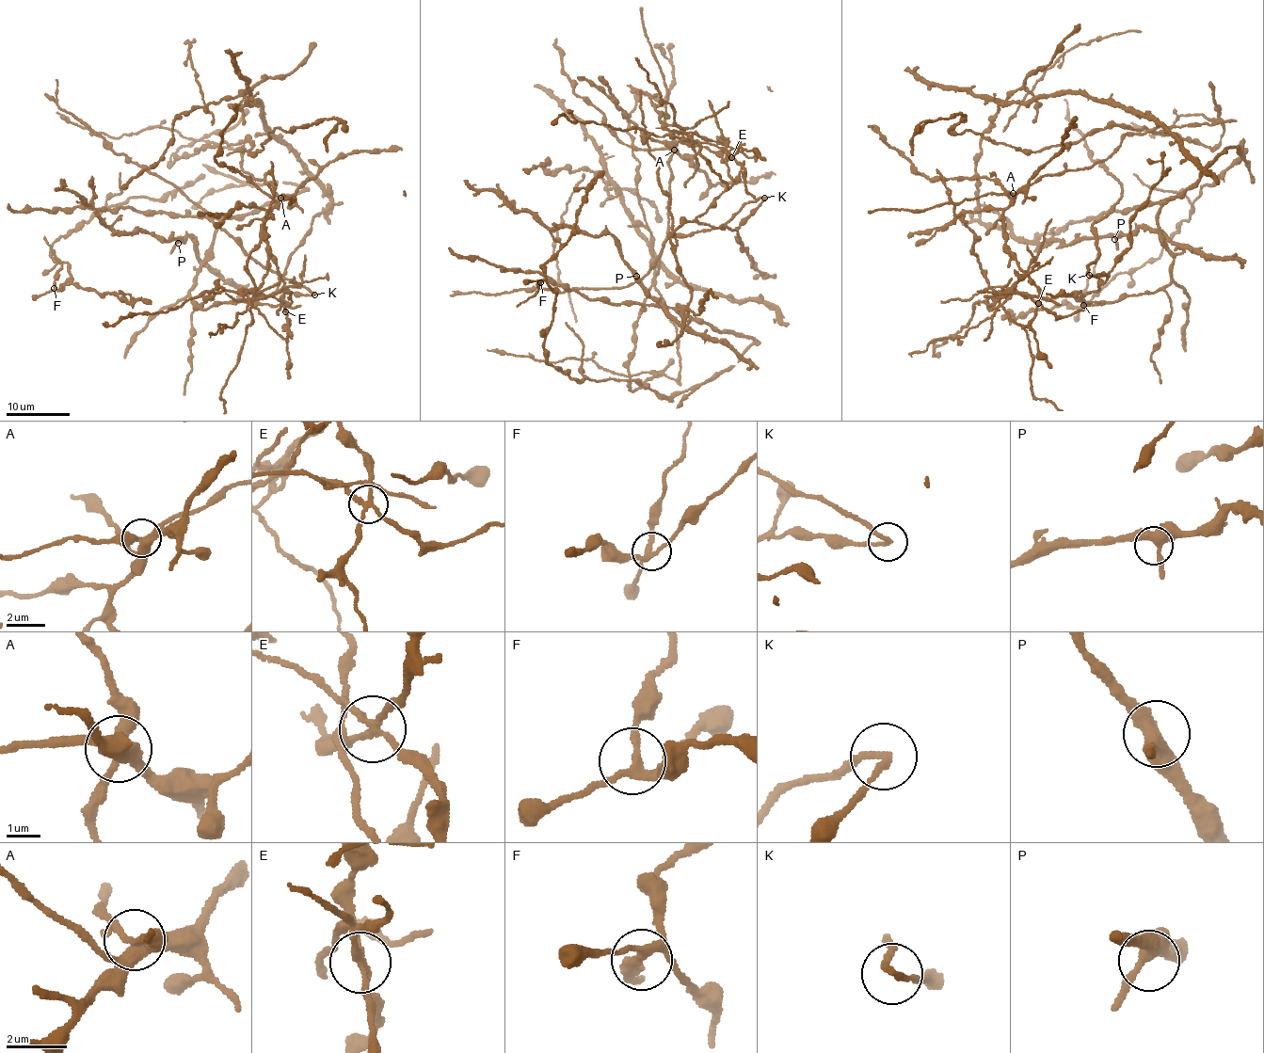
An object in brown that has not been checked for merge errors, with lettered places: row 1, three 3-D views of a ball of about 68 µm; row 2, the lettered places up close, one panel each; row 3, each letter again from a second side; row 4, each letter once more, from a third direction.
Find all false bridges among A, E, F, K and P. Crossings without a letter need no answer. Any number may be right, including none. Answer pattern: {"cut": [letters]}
{"cut": ["A", "E", "K"]}

